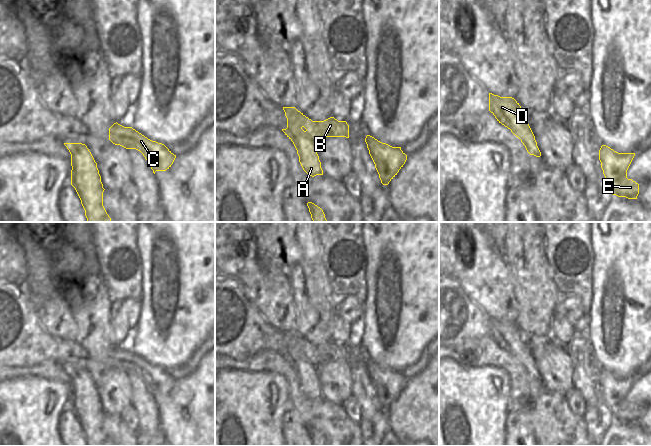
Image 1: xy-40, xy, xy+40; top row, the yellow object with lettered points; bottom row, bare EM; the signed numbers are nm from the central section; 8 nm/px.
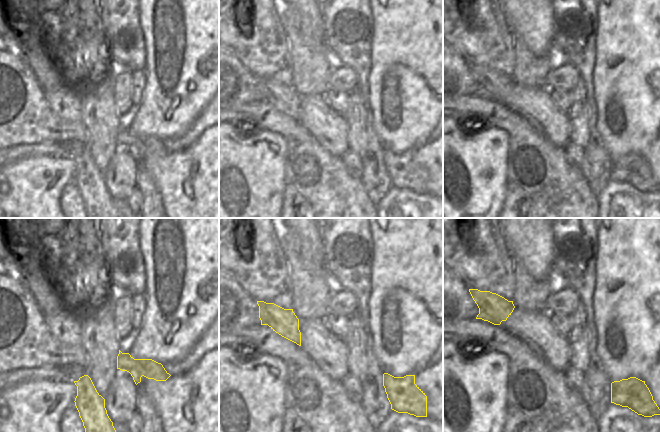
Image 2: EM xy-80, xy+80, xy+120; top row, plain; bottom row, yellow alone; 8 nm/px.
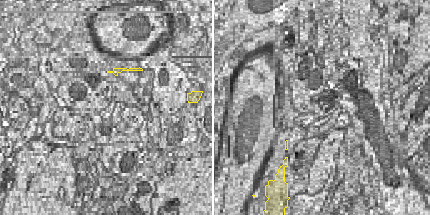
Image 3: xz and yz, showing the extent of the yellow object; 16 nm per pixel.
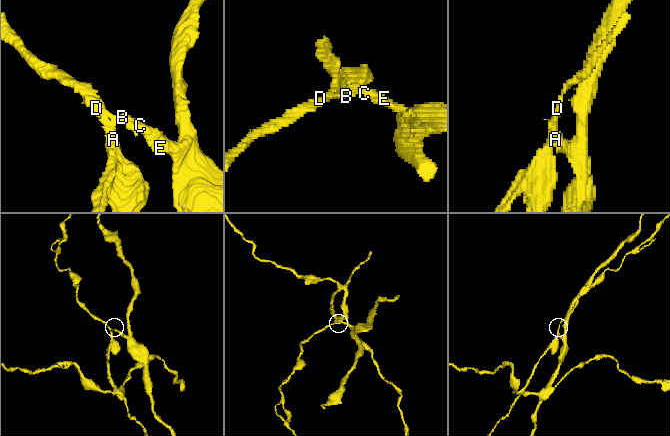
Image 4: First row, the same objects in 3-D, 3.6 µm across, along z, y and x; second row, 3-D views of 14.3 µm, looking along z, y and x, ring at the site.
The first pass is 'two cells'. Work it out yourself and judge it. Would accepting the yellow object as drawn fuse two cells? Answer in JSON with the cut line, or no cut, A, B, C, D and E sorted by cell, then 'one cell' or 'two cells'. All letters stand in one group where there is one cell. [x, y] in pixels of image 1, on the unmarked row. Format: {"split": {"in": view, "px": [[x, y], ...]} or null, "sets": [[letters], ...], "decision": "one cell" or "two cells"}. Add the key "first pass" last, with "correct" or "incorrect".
{"split": {"in": "xy", "px": [[316, 345], [319, 363]]}, "sets": [["A", "D"], ["B", "C", "E"]], "decision": "two cells", "first pass": "correct"}

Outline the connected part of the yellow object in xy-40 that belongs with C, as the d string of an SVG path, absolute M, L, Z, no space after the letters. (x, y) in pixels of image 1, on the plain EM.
M117 346L109 352L109 364L126 373L140 375L154 398L169 393L176 382L164 368L152 365L132 351L124 351Z

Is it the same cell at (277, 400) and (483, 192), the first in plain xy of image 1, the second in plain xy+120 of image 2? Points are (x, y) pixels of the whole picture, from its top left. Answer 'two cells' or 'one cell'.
one cell

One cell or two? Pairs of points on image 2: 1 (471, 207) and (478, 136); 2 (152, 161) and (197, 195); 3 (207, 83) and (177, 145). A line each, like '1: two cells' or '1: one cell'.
1: one cell
2: one cell
3: two cells

